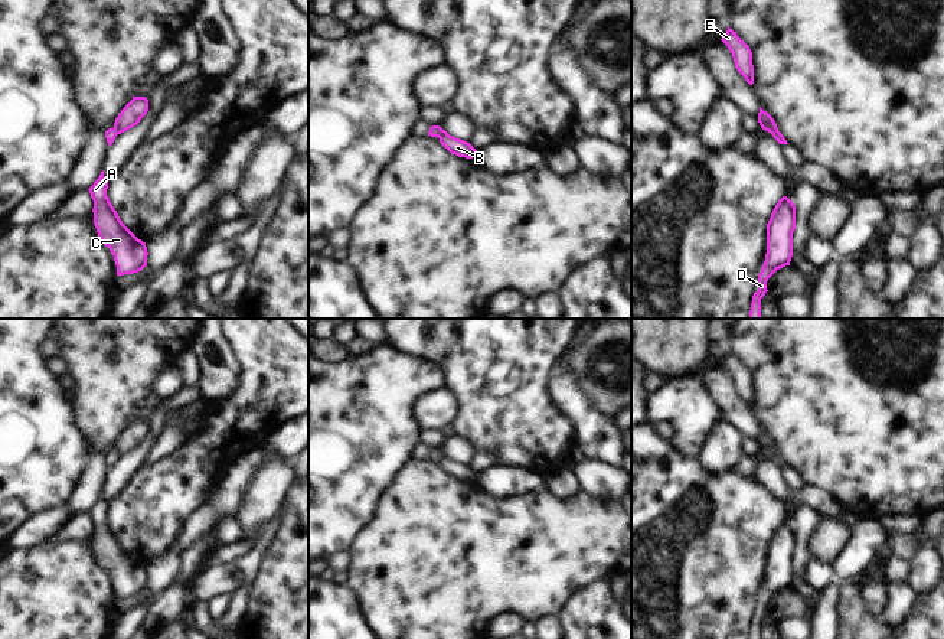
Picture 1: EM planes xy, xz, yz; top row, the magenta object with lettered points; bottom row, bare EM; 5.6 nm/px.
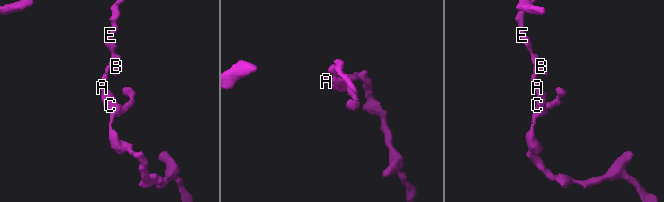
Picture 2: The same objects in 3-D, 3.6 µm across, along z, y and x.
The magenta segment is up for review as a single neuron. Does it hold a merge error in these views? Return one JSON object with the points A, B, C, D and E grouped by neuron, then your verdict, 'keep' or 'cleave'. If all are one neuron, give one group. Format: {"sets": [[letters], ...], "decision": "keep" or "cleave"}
{"sets": [["A", "C", "D"], ["B", "E"]], "decision": "cleave"}

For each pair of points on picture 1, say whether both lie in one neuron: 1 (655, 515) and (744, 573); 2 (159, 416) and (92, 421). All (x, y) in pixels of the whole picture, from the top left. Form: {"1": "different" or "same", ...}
{"1": "same", "2": "different"}

